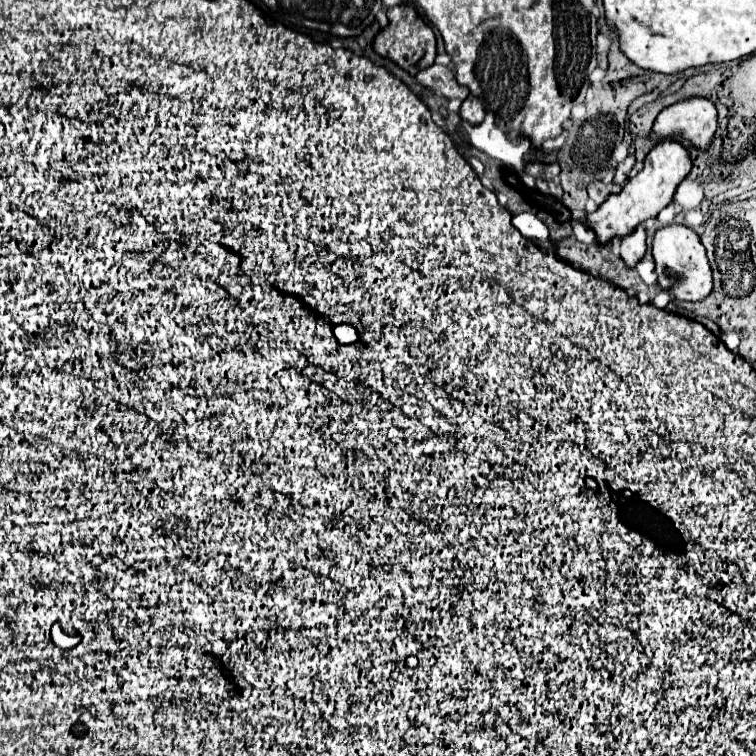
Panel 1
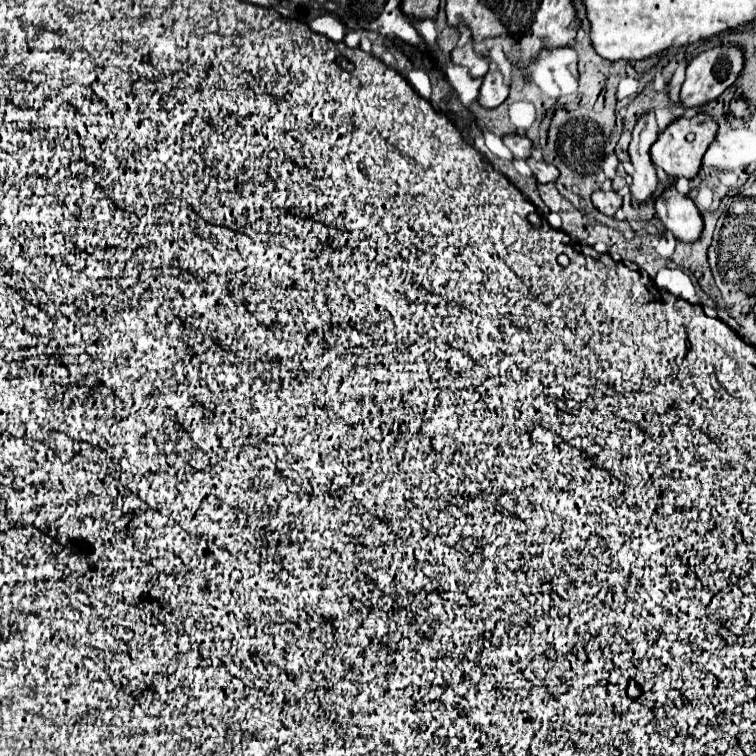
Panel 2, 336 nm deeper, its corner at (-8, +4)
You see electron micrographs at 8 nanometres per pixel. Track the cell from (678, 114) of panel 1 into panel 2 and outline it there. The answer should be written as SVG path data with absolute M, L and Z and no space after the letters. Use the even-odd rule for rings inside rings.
M719 44L711 50L697 54L687 66L687 76L681 88L681 104L685 108L693 108L693 106L707 104L715 100L717 96L721 96L739 78L743 70L743 62L745 58L743 58L743 50L739 44Z

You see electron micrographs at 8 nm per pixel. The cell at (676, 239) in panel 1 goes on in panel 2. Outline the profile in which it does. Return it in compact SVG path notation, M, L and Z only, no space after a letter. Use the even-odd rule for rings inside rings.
M675 186L665 188L661 196L655 200L657 216L661 218L663 226L675 234L677 240L695 242L703 232L703 220L689 196L677 192Z

